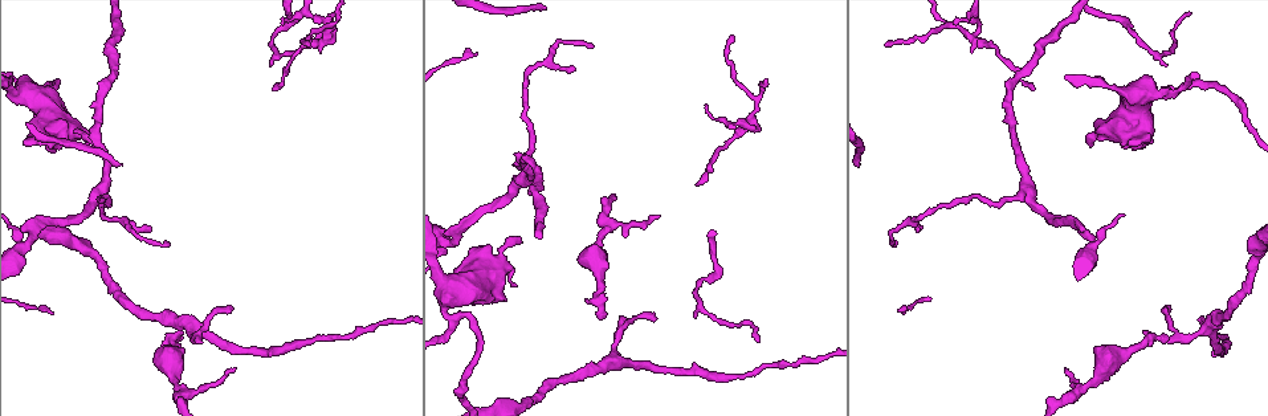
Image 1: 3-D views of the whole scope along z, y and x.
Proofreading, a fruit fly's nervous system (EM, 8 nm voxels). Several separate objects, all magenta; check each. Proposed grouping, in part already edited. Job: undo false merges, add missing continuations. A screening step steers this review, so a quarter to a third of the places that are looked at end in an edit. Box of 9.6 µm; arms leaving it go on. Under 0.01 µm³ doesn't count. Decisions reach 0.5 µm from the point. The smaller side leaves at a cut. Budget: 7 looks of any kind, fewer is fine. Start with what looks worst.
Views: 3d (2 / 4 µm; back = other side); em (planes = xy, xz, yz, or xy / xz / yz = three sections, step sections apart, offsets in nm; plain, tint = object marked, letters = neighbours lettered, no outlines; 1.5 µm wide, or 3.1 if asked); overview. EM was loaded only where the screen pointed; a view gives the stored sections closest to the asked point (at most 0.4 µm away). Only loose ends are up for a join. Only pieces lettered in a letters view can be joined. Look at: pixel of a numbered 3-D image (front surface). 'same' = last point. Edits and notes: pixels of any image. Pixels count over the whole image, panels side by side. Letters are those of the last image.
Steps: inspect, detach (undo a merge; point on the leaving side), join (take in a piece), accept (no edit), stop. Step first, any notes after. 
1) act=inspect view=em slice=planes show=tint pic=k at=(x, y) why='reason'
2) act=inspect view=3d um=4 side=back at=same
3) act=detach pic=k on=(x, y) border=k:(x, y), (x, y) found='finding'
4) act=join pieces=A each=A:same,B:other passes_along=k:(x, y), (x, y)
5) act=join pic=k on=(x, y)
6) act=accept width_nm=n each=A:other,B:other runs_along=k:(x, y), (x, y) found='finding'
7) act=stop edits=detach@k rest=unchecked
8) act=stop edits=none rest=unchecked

act=inspect view=3d um=4 side=back pic=1 at=(1156, 92) why='thin arm on a thick one'

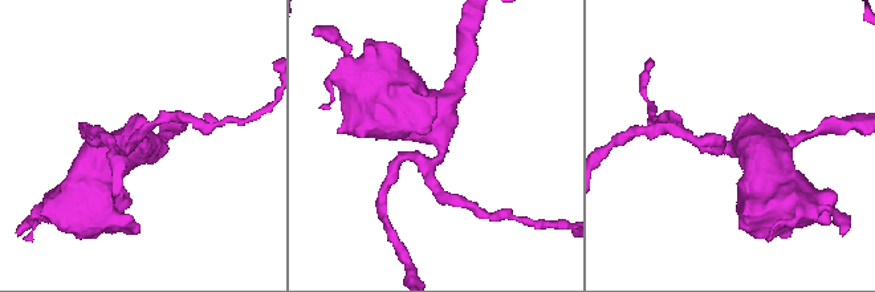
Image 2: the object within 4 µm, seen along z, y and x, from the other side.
act=inspect view=em slice=planes show=letters pic=2 at=(122, 143) arms=4 why='shape alone is not enough'

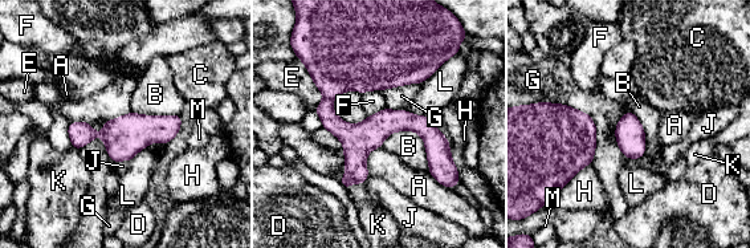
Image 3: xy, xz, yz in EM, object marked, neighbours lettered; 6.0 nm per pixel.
act=accept longest_contact=G:460nm each=A:other,B:other,C:other,D:other,E:other,F:other,G:other,H:other,J:other,K:other,L:other,M:other border=3:(383, 139), (414, 130), (428, 171) found='all the same neuron'

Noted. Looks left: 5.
act=inspect view=em slice=planes show=plain pic=1 at=(273, 88) why='tapers out'

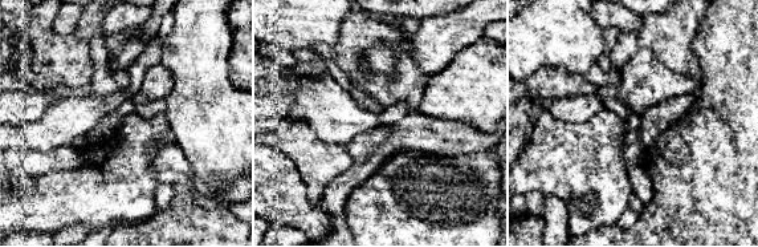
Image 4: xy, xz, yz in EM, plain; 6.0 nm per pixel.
act=inspect view=em slice=planes show=tint at=same why='with the object marked'

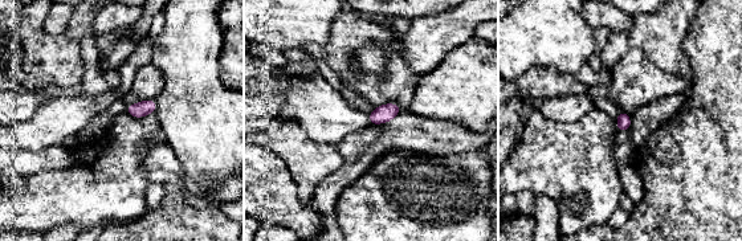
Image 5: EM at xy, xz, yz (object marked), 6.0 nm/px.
act=inspect view=em slice=planes show=letters at=same why='see the neighbours'

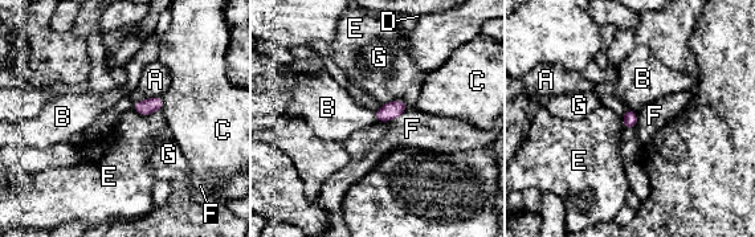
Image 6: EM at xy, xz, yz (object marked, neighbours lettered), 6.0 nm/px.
act=accept each=A:other,B:other,C:other,D:other,E:other,F:other,G:other border=6:(625, 106), (636, 113) found='no lettered piece goes on from it'

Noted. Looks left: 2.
act=inspect view=em slice=planes show=letters pic=1 at=(234, 368) why='an open end'

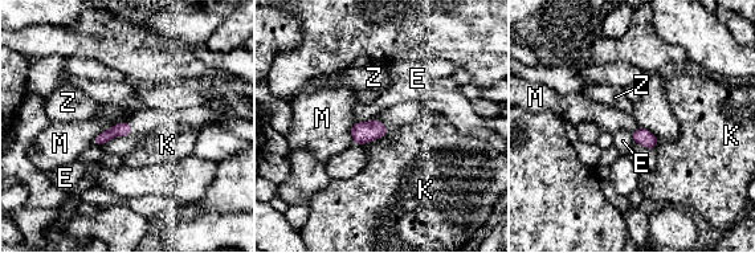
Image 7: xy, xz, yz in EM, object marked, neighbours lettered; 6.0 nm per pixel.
act=accept each=E:other,K:other,M:other,Z:other border=7:(115, 123), (101, 131), (92, 143) found='no lettered piece goes on from it'

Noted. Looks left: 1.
act=stop edits=none rest=unchecked

